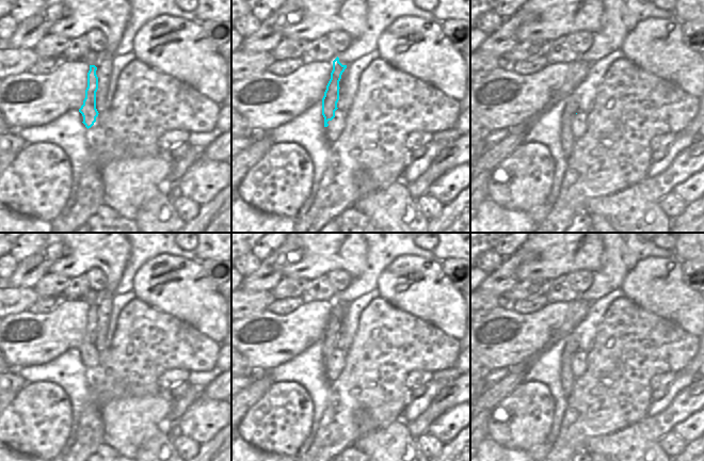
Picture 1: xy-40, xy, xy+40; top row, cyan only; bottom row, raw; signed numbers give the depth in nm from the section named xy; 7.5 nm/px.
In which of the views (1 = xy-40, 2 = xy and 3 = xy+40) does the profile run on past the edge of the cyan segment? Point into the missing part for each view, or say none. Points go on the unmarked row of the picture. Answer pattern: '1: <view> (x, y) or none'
1: none
2: none
3: none

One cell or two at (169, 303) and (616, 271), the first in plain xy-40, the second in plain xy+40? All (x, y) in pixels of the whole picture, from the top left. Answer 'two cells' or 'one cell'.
two cells

